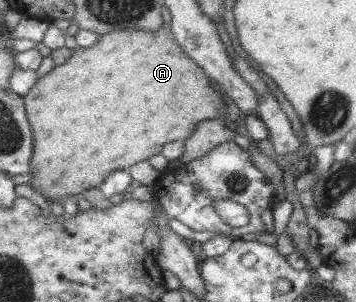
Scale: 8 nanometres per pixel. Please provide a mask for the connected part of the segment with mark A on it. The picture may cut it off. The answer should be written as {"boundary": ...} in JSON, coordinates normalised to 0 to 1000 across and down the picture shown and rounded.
{"boundary":[[[480,76],[461,79],[455,93],[458,99],[447,99],[441,113],[430,113],[421,99],[385,99],[382,93],[334,99],[287,116],[275,149],[258,159],[219,152],[205,192],[188,212],[157,219],[140,242],[112,255],[104,288],[70,318],[67,331],[79,358],[81,394],[93,411],[93,434],[98,434],[98,517],[93,570],[87,570],[84,586],[93,593],[93,619],[135,662],[154,662],[177,675],[177,662],[191,649],[213,649],[219,659],[236,652],[253,626],[289,613],[312,586],[312,576],[331,566],[357,566],[368,550],[379,550],[402,530],[419,530],[435,510],[455,510],[463,483],[480,470],[537,457],[553,437],[565,404],[624,397],[643,387],[638,325],[646,318],[632,318],[604,298],[593,281],[593,258],[581,252],[581,235],[570,232],[548,199],[531,199],[520,166],[508,166],[508,152],[497,146],[489,106],[480,119]]]}

